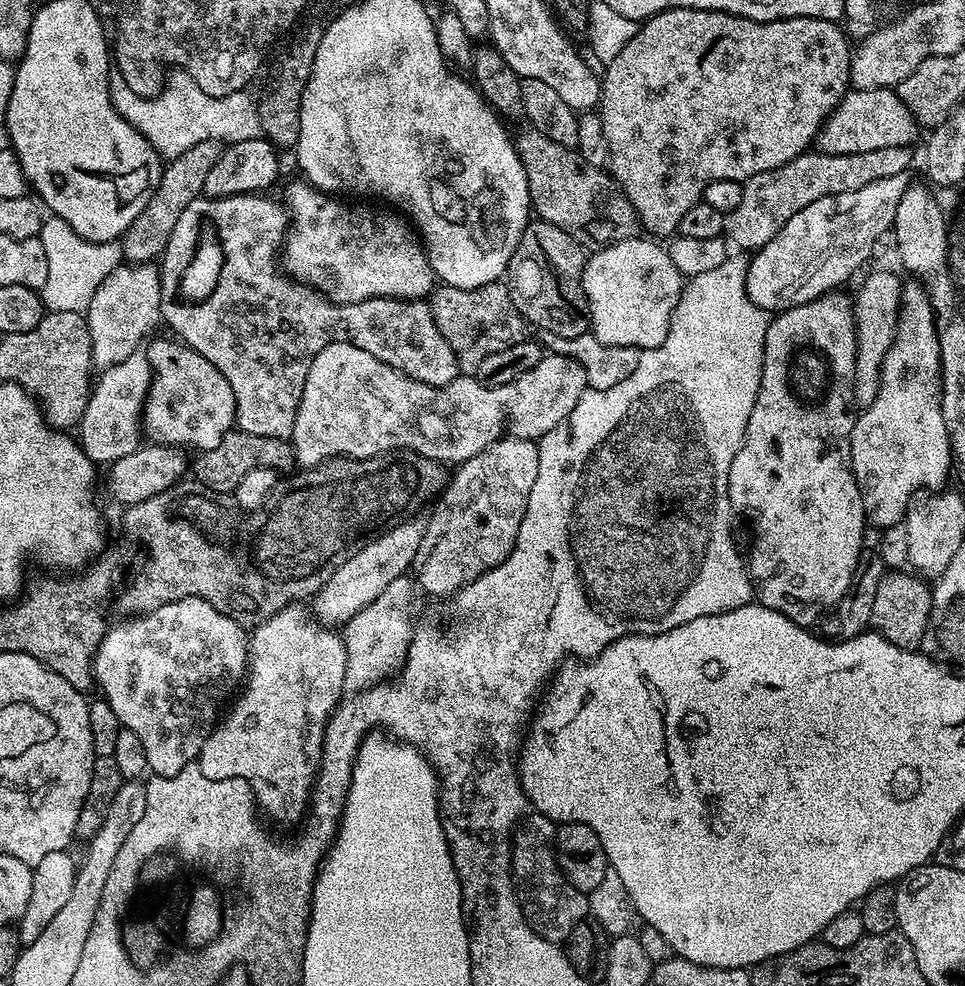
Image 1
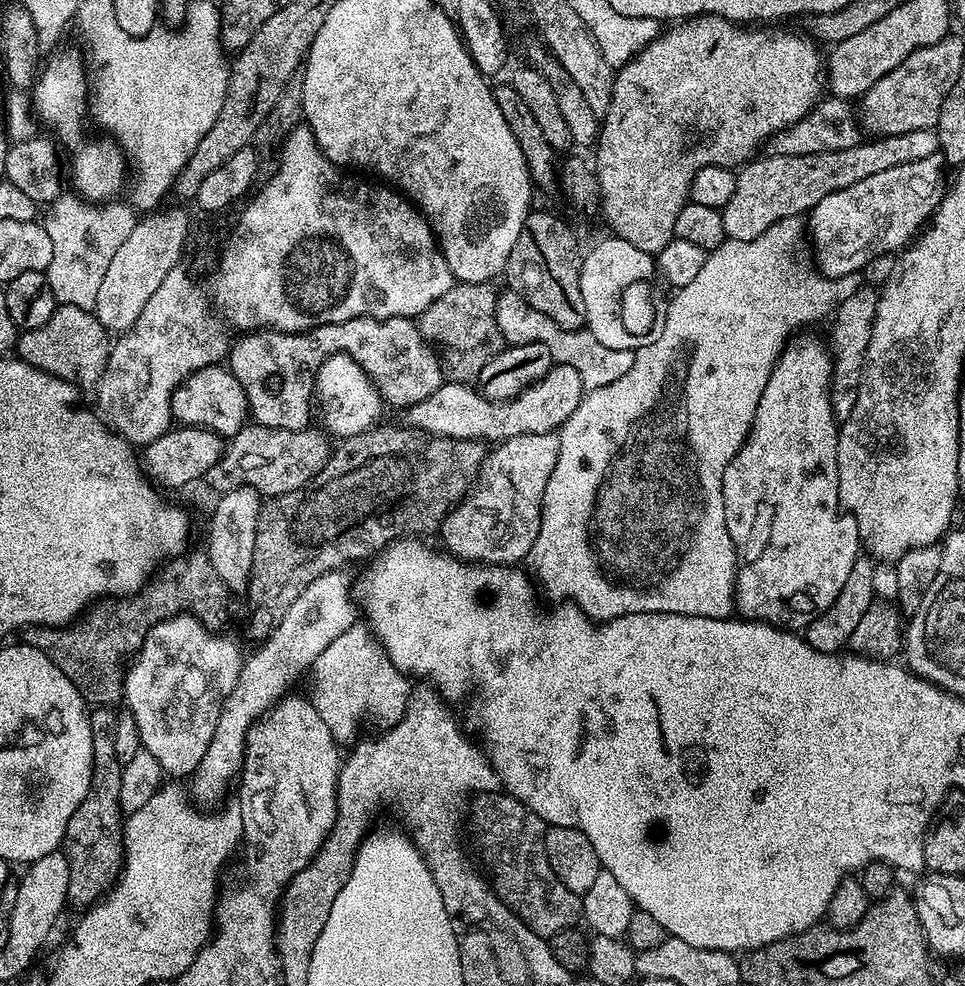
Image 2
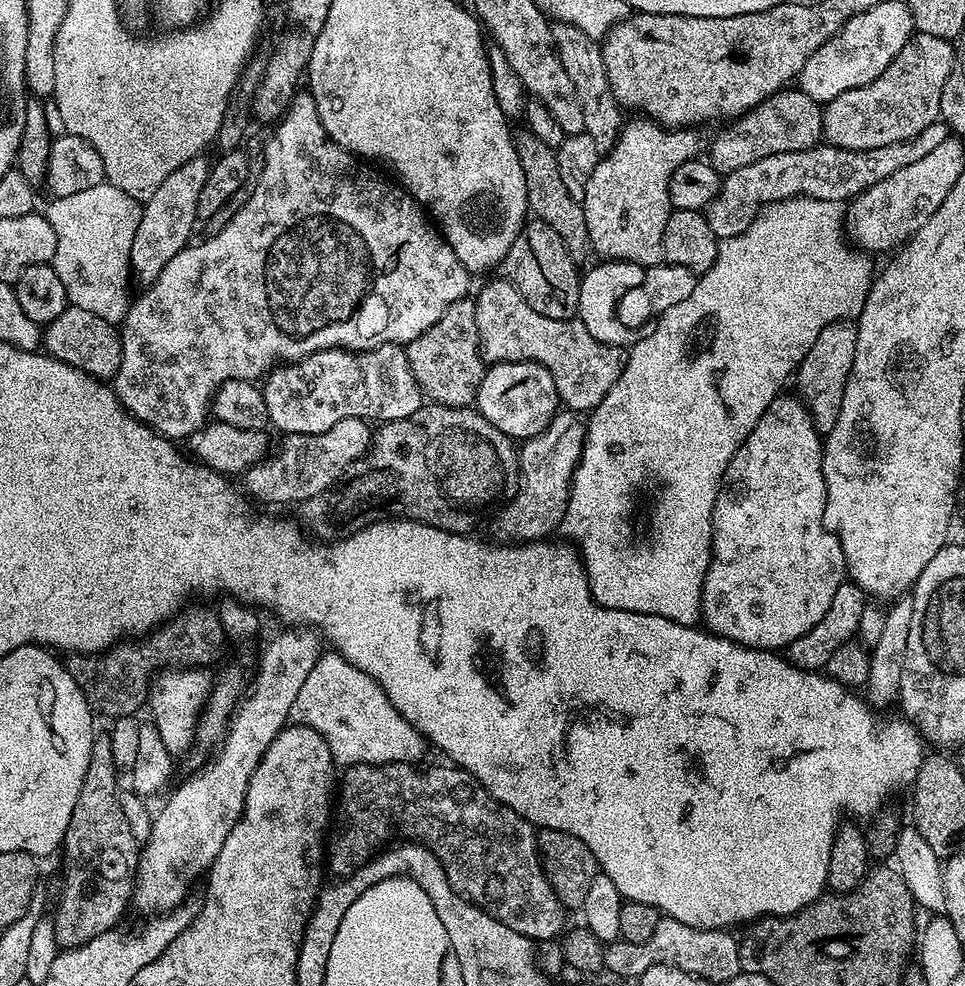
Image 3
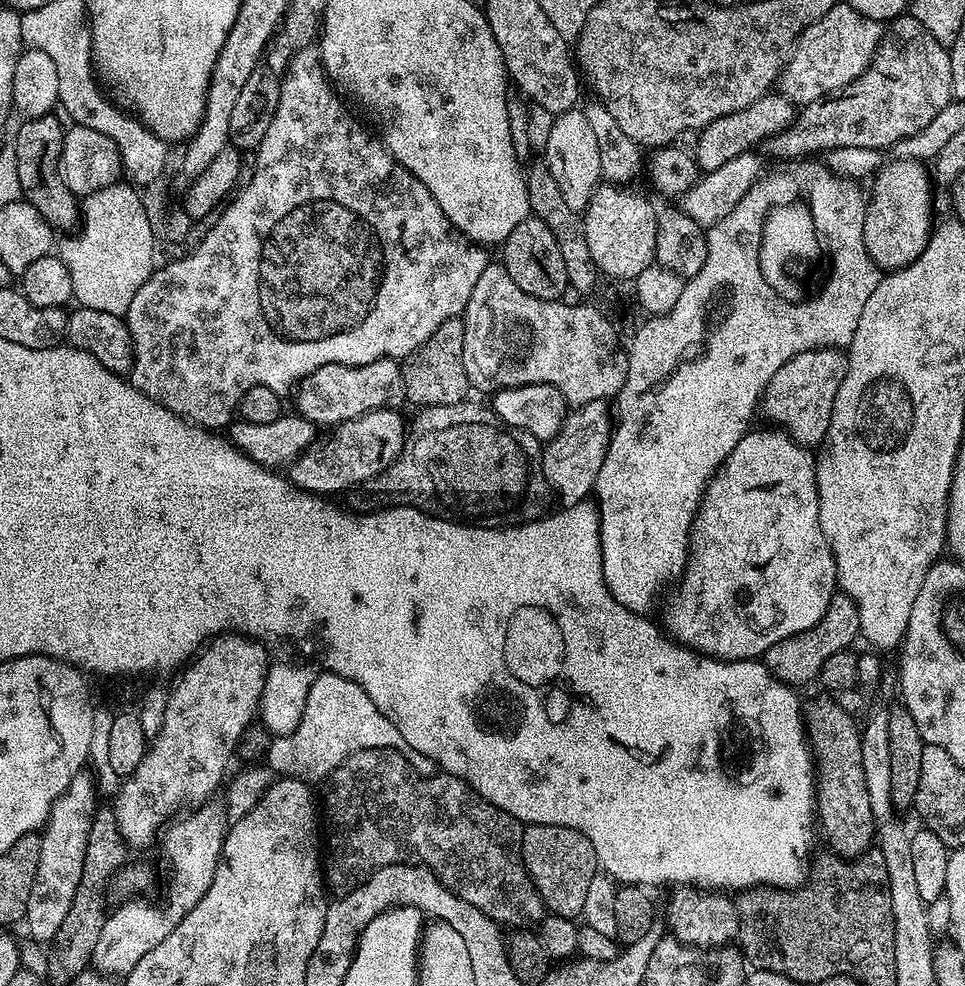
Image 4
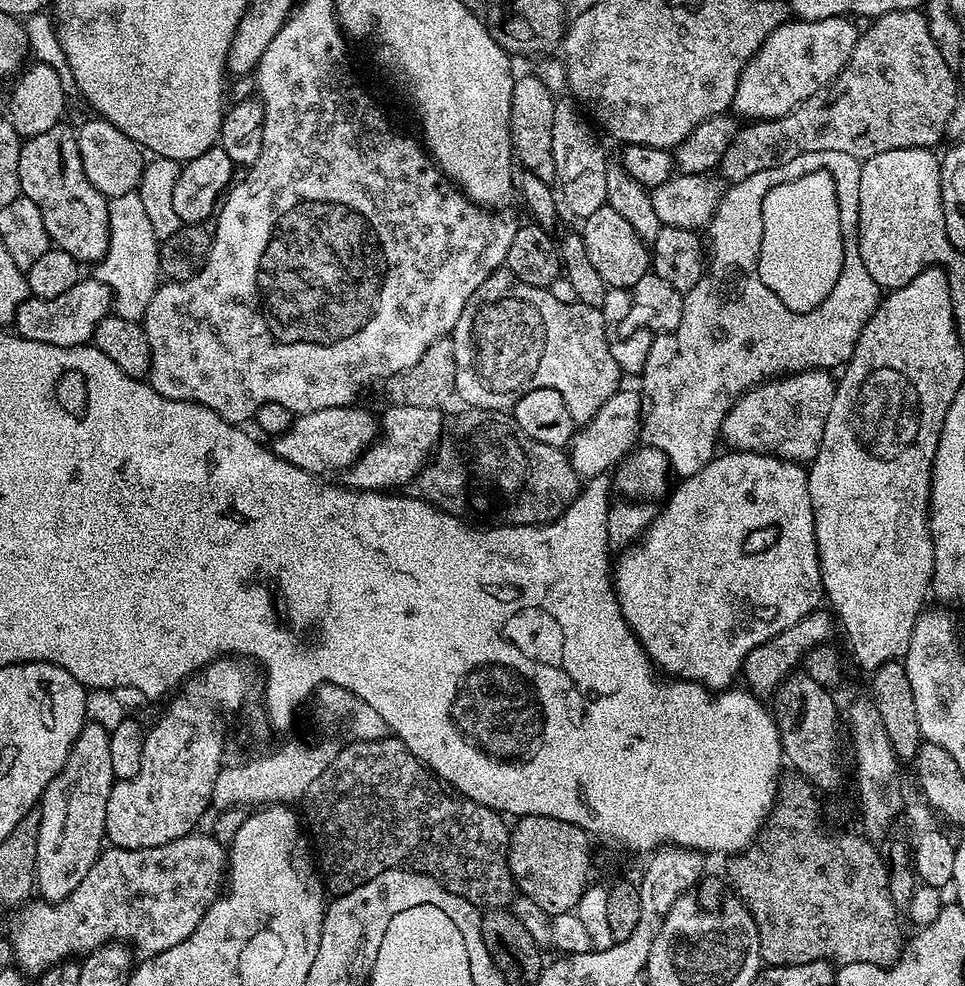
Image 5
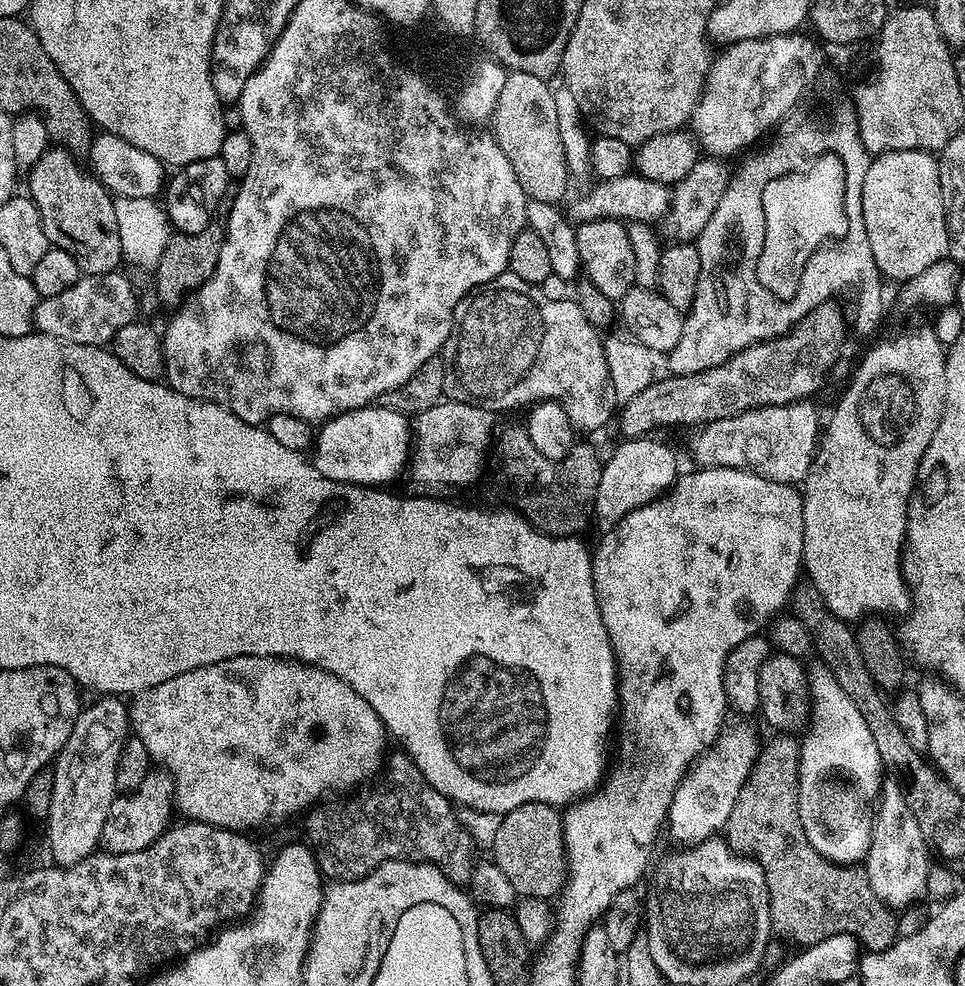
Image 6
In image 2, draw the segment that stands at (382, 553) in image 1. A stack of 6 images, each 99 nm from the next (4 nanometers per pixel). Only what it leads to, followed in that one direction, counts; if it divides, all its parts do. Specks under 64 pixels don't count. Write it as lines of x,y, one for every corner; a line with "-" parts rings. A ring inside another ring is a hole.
347,571
327,572
310,586
306,586
294,598
294,603
286,614
282,614
282,622
274,626
274,630
259,645
260,648
252,657
245,659
240,665
238,682
234,682
234,690
230,690
230,698
222,706
222,714
218,714
218,726
214,726
214,738
210,738
210,746
206,746
206,754
190,777
190,796
197,805
216,806
225,799
228,787
233,787
244,766
244,751
248,741
248,731
262,719
278,701
289,695
292,683
300,675
307,673
316,663
318,654
338,638
352,624
357,623
358,608
352,605
352,596
348,593

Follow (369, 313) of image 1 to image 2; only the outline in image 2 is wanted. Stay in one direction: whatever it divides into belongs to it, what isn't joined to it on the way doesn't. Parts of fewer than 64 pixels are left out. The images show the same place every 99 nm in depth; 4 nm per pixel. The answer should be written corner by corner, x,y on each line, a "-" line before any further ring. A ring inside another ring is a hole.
359,316
346,322
327,324
308,332
274,332
252,330
228,349
226,367
246,390
246,402
251,419
262,426
278,430
305,430
308,415
314,412
316,372
334,354
346,354
362,366
372,379
385,405
401,410
413,408
422,398
430,398
446,377
440,367
436,349
422,338
415,319
399,316
375,320

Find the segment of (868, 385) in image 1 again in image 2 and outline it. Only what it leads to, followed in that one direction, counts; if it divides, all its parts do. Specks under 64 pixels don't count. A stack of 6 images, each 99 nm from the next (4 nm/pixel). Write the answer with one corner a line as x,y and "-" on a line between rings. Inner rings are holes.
865,287
846,298
836,307
832,324
832,340
830,336
830,351
832,354
832,409
837,421
843,422
850,418
850,410
854,410
858,398
860,375
864,369
866,350
872,333
872,323
876,313
877,289

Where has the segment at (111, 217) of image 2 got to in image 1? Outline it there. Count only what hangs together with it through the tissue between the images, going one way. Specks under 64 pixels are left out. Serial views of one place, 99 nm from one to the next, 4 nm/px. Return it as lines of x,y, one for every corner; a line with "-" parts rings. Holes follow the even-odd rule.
59,216
47,217
40,228
40,241
46,252
46,282
40,289
47,311
85,313
98,286
123,263
123,245
119,241
95,243
82,238

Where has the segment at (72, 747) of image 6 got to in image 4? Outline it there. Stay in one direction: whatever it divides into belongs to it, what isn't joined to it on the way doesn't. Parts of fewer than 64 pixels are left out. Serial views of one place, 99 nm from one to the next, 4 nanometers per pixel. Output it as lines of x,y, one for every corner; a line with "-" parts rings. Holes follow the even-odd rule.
86,772
71,779
66,790
54,802
51,814
40,834
38,874
34,878
29,901
24,911
27,935
37,943
49,943
62,926
74,900
74,890
82,874
82,861
89,838
90,822
98,807
98,791
94,778

